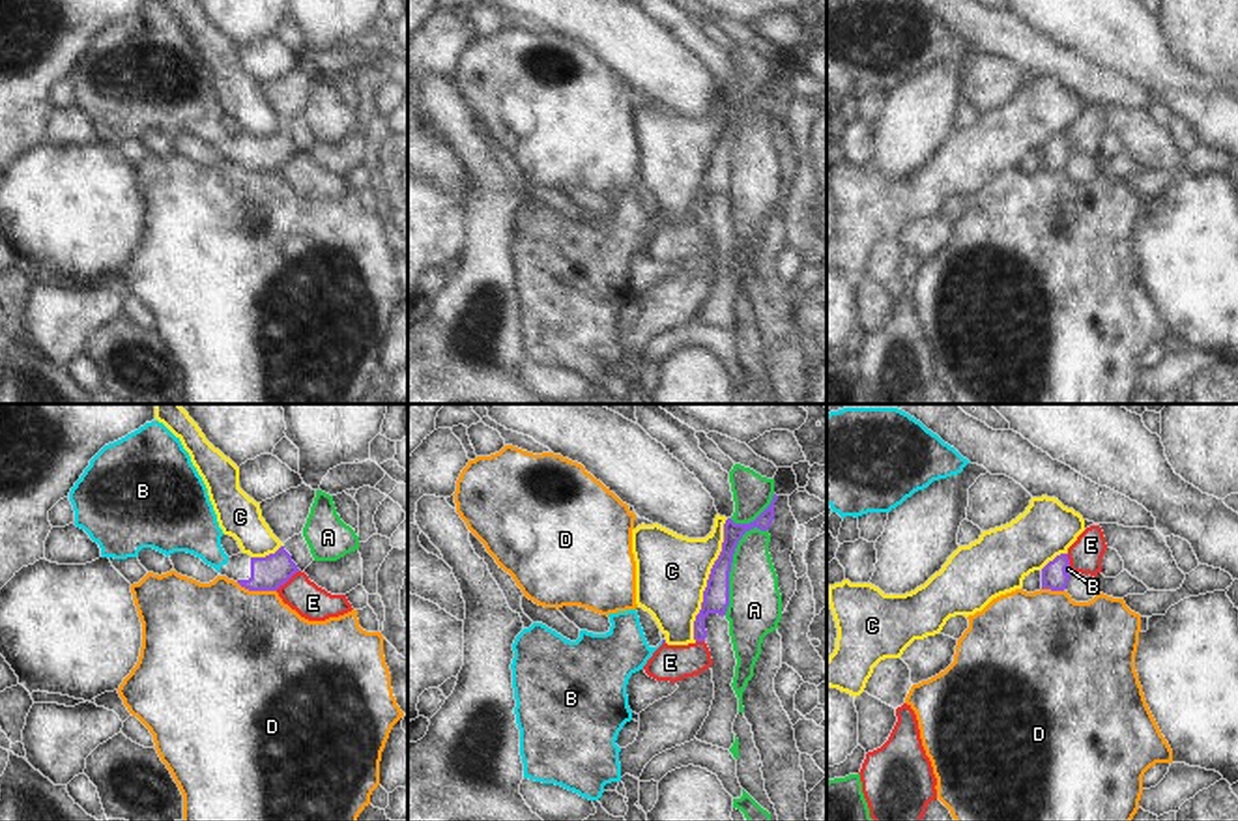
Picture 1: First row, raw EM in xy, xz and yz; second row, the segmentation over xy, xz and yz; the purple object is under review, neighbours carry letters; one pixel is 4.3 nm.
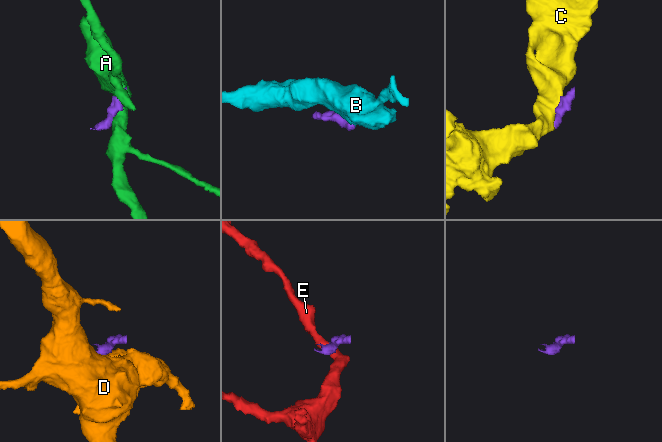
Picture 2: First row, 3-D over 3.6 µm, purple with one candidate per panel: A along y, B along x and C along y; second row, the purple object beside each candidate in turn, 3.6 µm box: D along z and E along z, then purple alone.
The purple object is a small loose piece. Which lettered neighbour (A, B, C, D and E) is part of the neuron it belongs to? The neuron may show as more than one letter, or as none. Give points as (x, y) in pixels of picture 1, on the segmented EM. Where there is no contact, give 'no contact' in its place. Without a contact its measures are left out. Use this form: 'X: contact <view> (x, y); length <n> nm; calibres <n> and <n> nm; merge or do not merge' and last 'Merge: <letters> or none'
A: contact xz (732, 561); length 420 nm; calibres 110 and 220 nm; do not merge
B: contact yz (1066, 567); length 40 nm; calibres 110 and 20 nm; merge
C: contact xz (707, 580); length 550 nm; calibres 110 and 320 nm; do not merge
D: contact xy (257, 590); length 180 nm; calibres 150 and 480 nm; do not merge
E: contact xy (287, 580); length 140 nm; calibres 150 and 150 nm; do not merge
Merge: B

